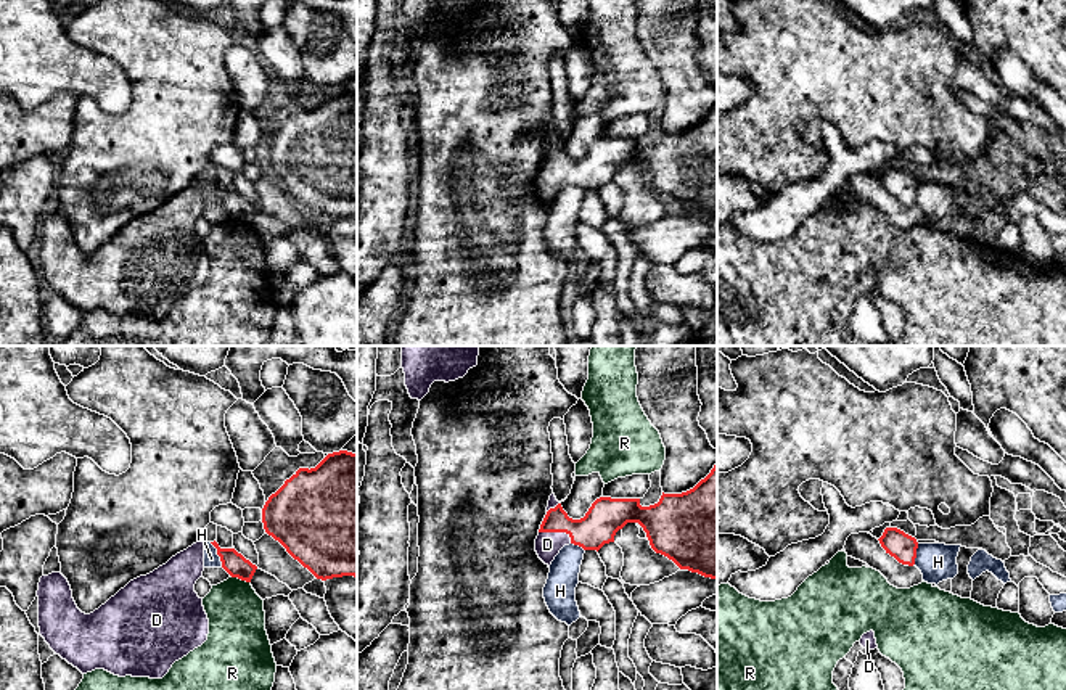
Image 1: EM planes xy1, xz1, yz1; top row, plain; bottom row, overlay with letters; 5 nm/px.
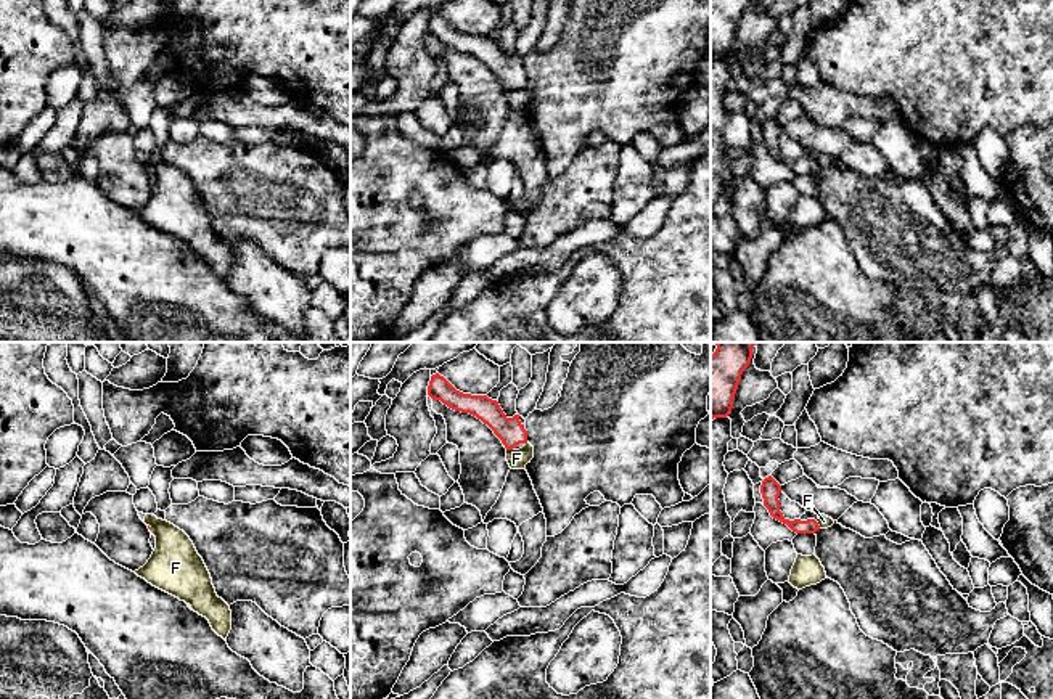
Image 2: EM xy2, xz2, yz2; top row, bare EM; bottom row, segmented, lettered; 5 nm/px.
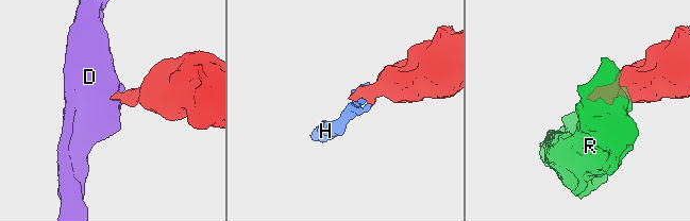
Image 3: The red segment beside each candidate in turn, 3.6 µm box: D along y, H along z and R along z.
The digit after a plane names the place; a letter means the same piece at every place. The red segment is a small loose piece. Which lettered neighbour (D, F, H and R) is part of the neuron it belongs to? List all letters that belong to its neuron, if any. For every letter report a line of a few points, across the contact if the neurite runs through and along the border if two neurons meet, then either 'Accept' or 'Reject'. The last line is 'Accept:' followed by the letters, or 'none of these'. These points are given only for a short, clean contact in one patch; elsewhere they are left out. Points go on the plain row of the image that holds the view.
D: Line: xz1 (602, 161), (592, 171), (557, 171), (547, 184). Accept
F: Line: yz2 (815, 161), (820, 167). Reject
H: Line: xy1 (209, 182), (216, 188), (222, 206). Reject
R: Line: xy1 (230, 214), (250, 222). Reject
Accept: D

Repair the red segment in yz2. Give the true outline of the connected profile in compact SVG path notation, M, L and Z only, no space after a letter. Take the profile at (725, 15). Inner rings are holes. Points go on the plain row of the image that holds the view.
M711 0L711 59L731 53L743 11L751 0Z

